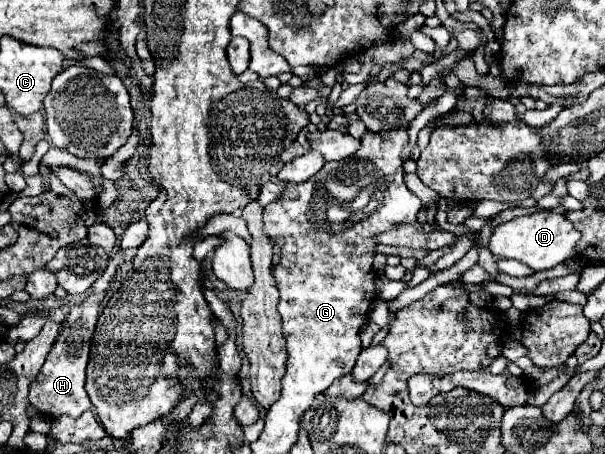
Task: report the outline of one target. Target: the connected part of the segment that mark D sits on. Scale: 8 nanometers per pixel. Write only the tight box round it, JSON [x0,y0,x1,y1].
[488,211,580,271]

